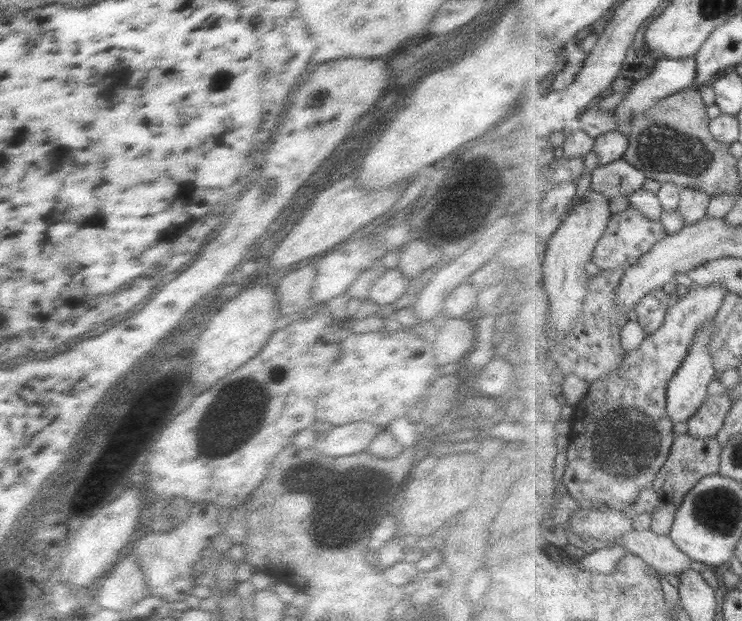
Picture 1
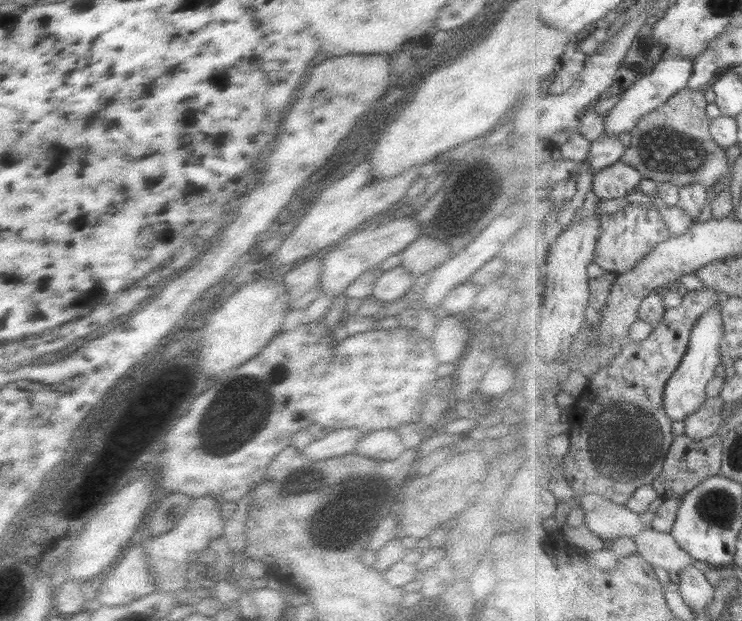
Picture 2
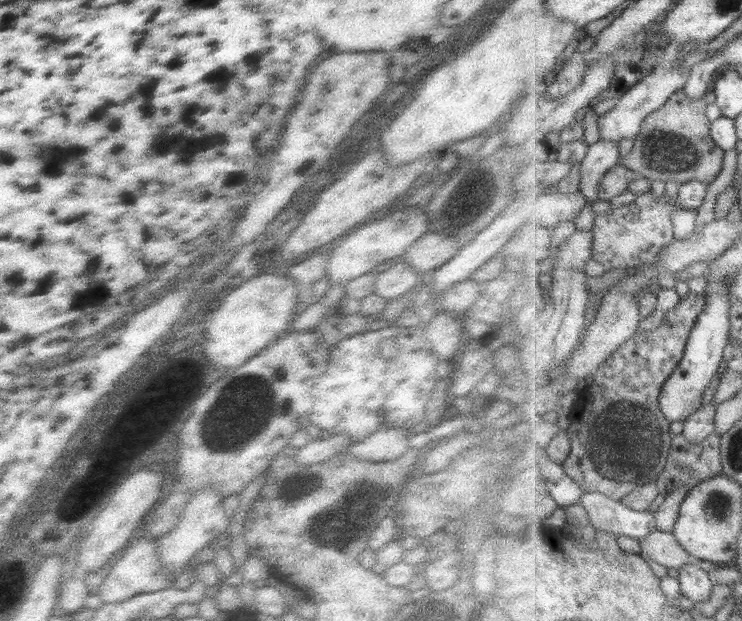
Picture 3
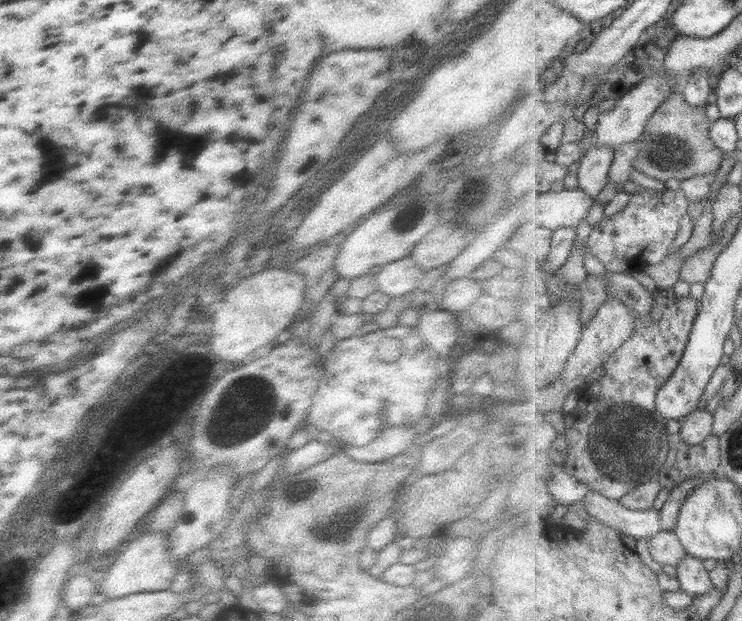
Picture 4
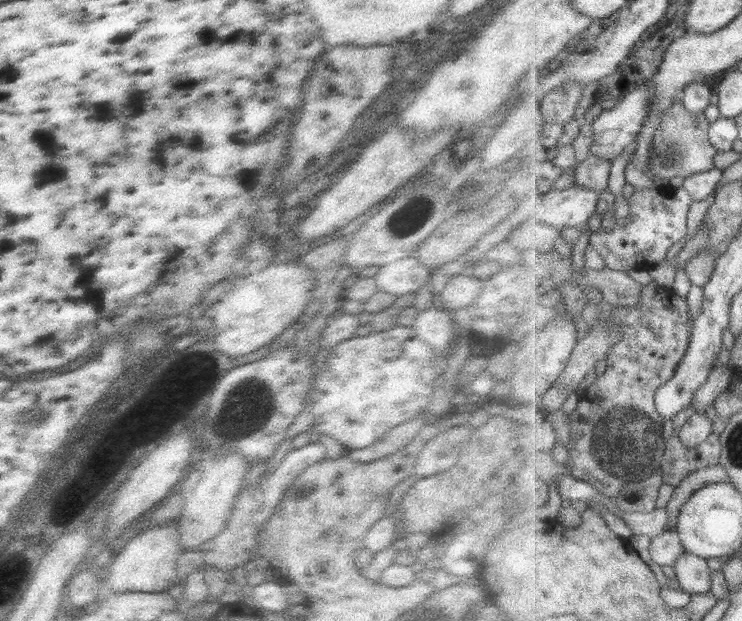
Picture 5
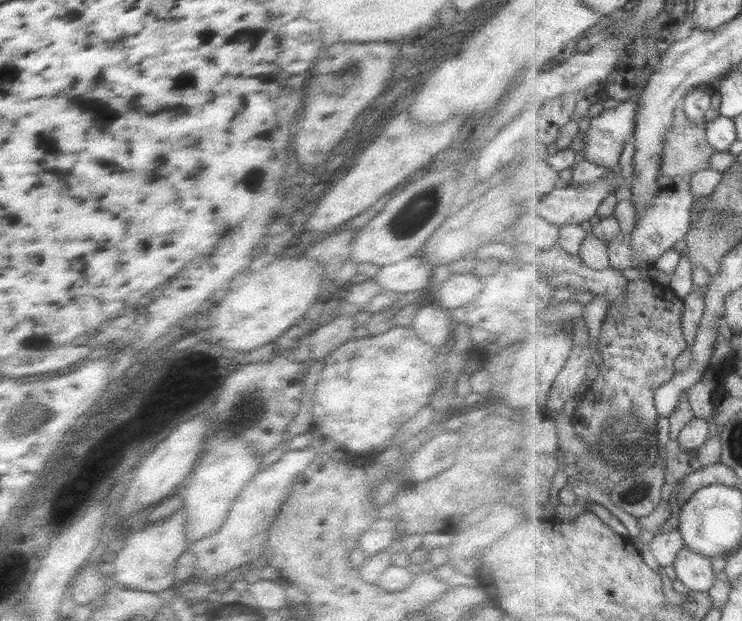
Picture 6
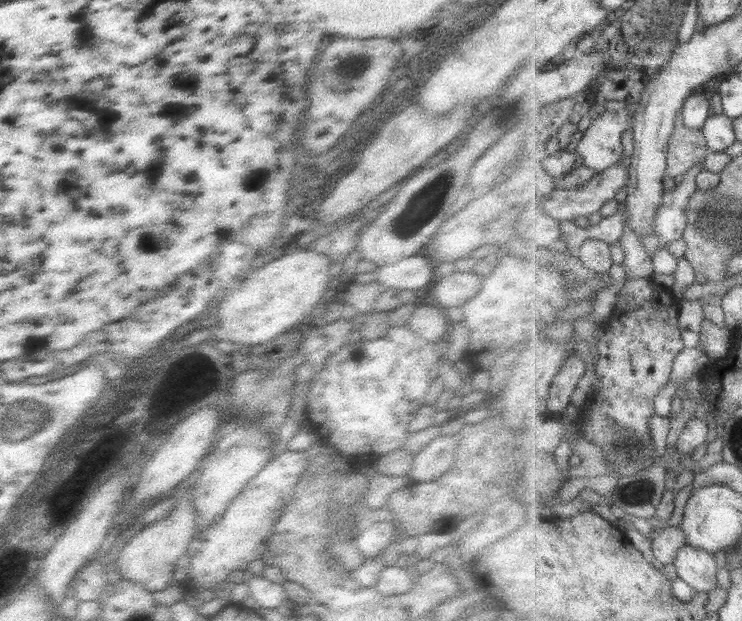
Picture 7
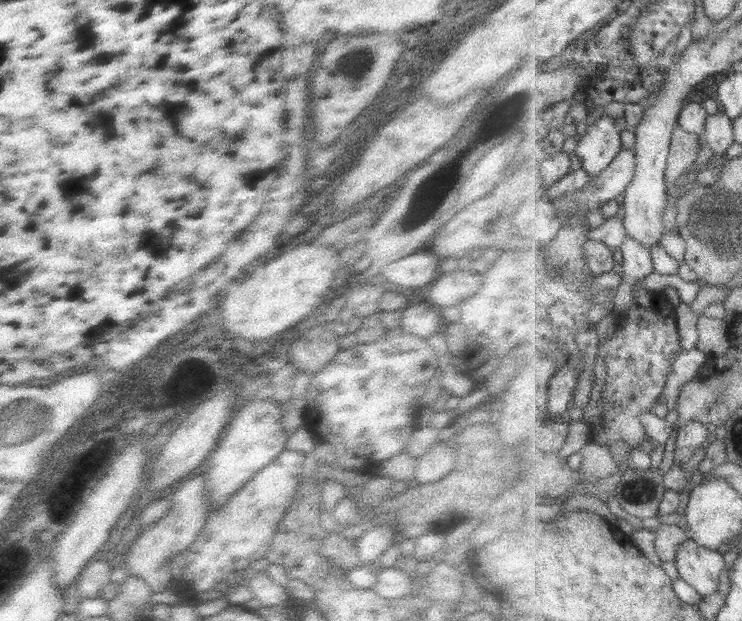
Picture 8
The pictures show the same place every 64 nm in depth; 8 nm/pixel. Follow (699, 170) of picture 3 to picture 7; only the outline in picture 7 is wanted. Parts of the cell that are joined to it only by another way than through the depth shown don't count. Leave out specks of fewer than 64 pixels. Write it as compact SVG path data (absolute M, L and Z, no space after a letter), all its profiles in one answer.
M680 113L669 153L667 176L671 184L703 164L711 152L704 130L688 126L683 113Z

